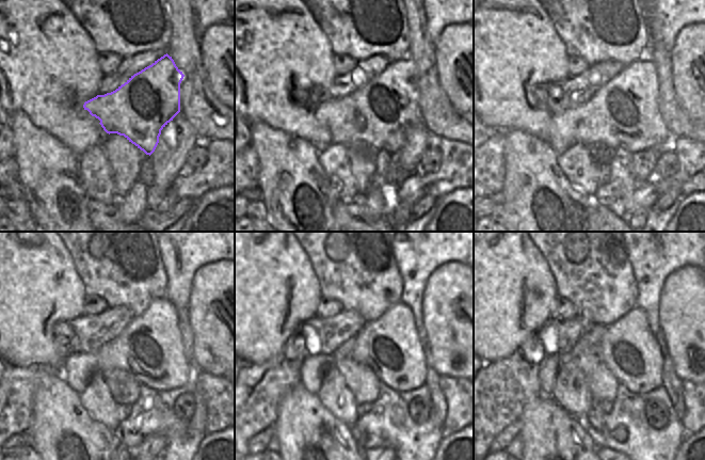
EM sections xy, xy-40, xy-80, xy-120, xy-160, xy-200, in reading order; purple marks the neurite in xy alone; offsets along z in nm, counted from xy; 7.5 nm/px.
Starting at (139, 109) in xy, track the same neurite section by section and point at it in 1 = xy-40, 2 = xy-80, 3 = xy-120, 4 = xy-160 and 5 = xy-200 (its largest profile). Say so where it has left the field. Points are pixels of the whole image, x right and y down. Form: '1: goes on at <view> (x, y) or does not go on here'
1: goes on at xy-40 (379, 114)
2: goes on at xy-80 (623, 114)
3: goes on at xy-120 (150, 348)
4: goes on at xy-160 (390, 346)
5: goes on at xy-200 (629, 348)

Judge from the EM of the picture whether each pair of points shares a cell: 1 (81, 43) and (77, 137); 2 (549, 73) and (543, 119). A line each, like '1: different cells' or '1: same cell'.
1: same cell
2: same cell

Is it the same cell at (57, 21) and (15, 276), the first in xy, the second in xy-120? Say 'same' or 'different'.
same

